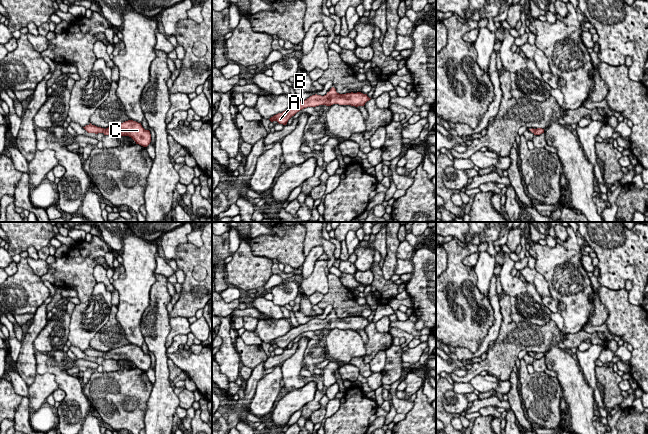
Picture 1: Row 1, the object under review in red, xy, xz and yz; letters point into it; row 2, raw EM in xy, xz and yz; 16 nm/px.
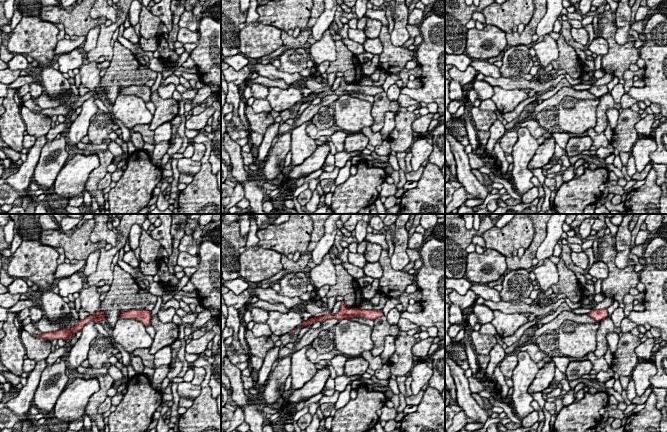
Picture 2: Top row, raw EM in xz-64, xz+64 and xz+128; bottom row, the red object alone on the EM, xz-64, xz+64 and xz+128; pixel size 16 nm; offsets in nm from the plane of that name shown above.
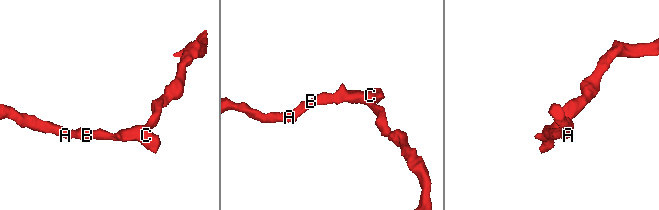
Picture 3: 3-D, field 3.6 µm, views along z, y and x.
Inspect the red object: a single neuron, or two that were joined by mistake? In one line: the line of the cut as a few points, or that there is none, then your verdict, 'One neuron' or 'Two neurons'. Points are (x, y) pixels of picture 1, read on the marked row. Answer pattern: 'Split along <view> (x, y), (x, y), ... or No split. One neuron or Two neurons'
No split. One neuron

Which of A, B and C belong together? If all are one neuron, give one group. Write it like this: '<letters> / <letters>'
A B C

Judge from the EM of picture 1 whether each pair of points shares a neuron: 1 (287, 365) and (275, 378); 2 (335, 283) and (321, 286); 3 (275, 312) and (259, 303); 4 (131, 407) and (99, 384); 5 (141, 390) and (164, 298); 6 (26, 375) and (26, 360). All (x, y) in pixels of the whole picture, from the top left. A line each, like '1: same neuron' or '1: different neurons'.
1: different neurons
2: different neurons
3: same neuron
4: same neuron
5: different neurons
6: same neuron

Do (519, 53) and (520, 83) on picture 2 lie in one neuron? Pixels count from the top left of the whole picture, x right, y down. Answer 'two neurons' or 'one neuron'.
two neurons

